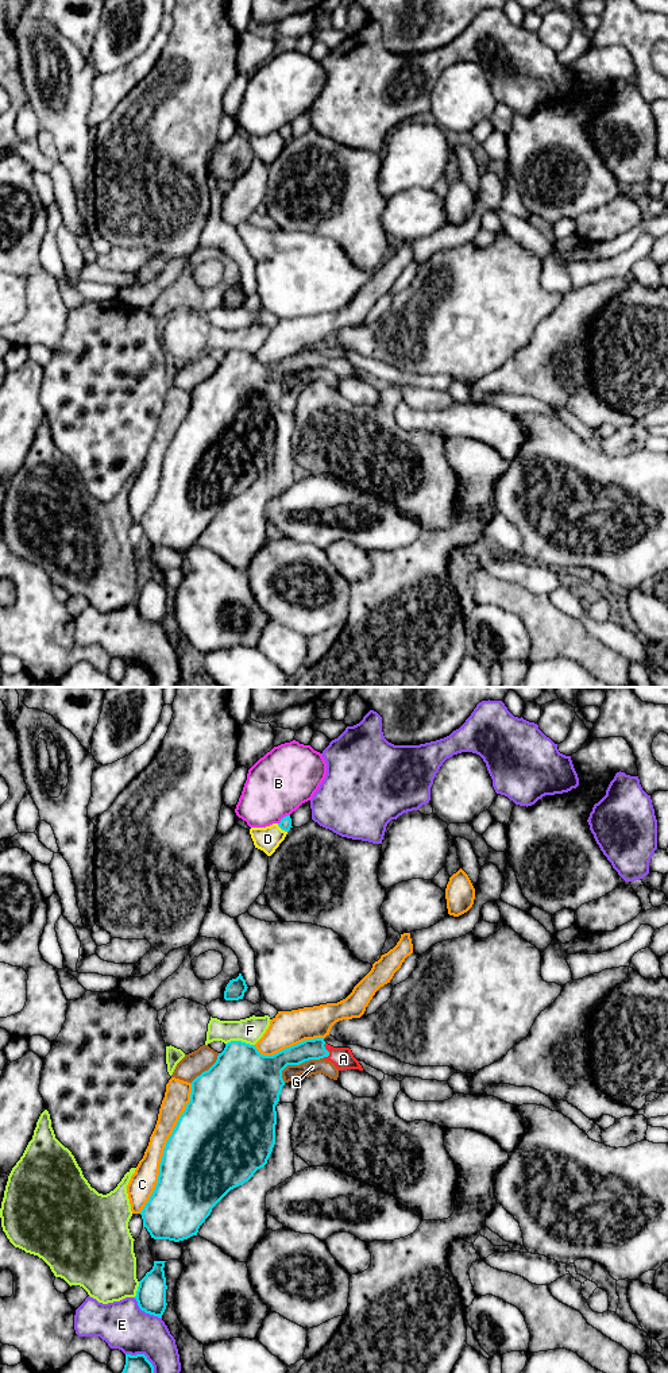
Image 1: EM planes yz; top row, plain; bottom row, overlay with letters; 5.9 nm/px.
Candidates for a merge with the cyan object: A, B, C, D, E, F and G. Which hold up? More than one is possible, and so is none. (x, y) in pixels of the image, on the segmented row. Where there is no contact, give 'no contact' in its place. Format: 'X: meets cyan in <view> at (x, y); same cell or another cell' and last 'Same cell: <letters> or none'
A: meets cyan in yz at (328, 1052); another cell
B: meets cyan in yz at (282, 818); another cell
C: meets cyan in yz at (165, 1148); another cell
D: meets cyan in yz at (282, 829); another cell
E: meets cyan in yz at (146, 1312); another cell
F: meets cyan in yz at (239, 1041); another cell
G: meets cyan in yz at (296, 1064); another cell
Same cell: none

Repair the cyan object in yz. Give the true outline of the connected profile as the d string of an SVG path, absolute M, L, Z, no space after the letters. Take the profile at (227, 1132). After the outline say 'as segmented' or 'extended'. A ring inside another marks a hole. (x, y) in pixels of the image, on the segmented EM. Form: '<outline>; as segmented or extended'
M324 1038L305 1040L273 1056L263 1056L254 1045L231 1041L219 1053L216 1062L190 1083L190 1102L166 1142L159 1164L158 1183L140 1212L143 1227L147 1229L151 1238L179 1242L197 1235L212 1208L231 1189L248 1181L258 1169L267 1164L275 1145L275 1106L285 1085L282 1071L287 1065L300 1065L309 1060L328 1057L329 1052L324 1045Z; as segmented

